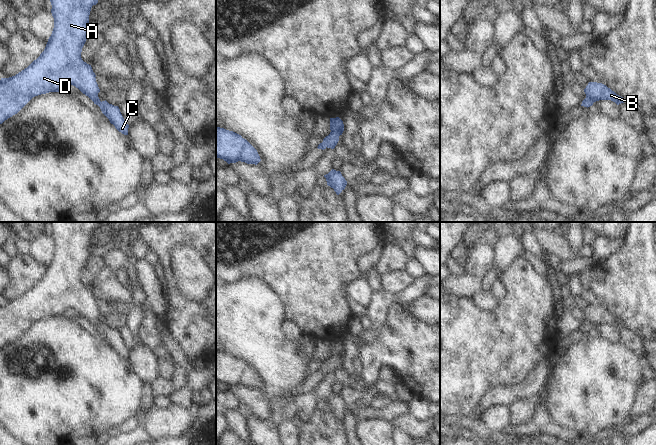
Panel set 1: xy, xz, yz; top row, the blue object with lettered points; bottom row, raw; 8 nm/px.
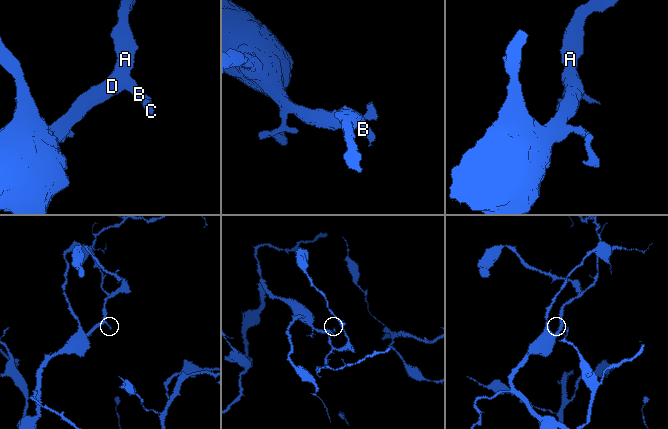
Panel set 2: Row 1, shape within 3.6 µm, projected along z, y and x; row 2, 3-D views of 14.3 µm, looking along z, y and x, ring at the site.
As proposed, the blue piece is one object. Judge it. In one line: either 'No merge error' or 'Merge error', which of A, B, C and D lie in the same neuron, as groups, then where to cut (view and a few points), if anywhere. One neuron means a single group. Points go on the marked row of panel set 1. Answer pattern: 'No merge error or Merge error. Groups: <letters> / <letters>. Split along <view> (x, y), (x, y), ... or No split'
No merge error. Groups: A B C D. No split

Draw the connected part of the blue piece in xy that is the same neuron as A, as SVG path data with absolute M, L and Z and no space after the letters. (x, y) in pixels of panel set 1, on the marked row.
M50 0L50 2L52 5L51 13L54 18L54 28L44 51L27 68L15 76L1 78L0 80L0 124L17 114L33 97L49 92L61 92L66 86L73 85L100 107L102 113L119 132L128 135L129 125L125 122L119 107L109 104L106 100L100 101L98 97L100 89L96 82L96 75L91 65L84 62L81 58L82 48L89 33L90 11L92 6L98 3L98 0Z

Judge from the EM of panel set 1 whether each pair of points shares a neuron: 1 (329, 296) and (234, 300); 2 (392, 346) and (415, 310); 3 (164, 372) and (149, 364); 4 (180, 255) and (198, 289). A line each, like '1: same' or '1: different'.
1: different
2: different
3: different
4: same

